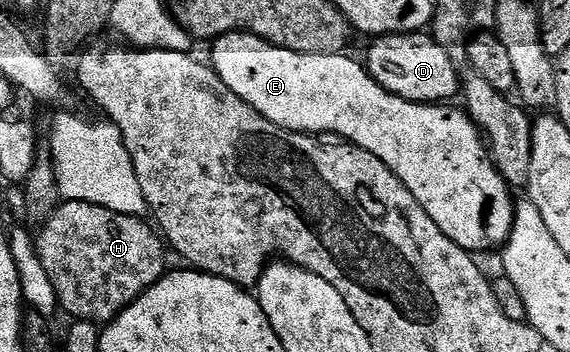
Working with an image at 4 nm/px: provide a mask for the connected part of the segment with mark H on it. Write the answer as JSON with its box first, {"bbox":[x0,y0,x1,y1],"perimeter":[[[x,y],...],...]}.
{"bbox":[36,200,168,323],"perimeter":[[[63,200],[58,210],[39,228],[42,230],[38,233],[36,249],[36,255],[40,263],[44,263],[44,271],[48,271],[48,279],[58,296],[61,312],[71,313],[71,318],[80,321],[109,323],[164,276],[168,266],[163,238],[144,222],[142,217],[124,215],[87,201]]]}

